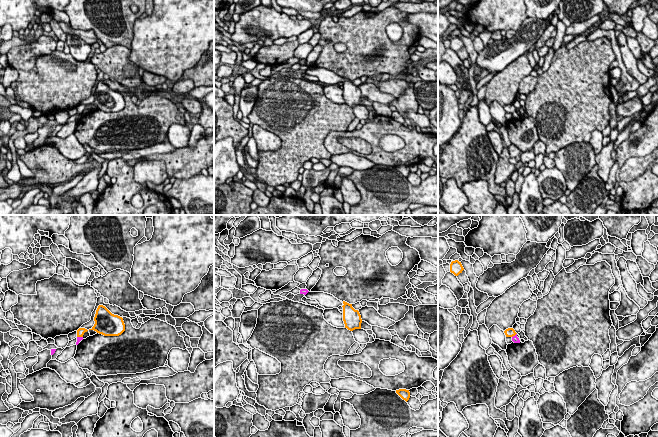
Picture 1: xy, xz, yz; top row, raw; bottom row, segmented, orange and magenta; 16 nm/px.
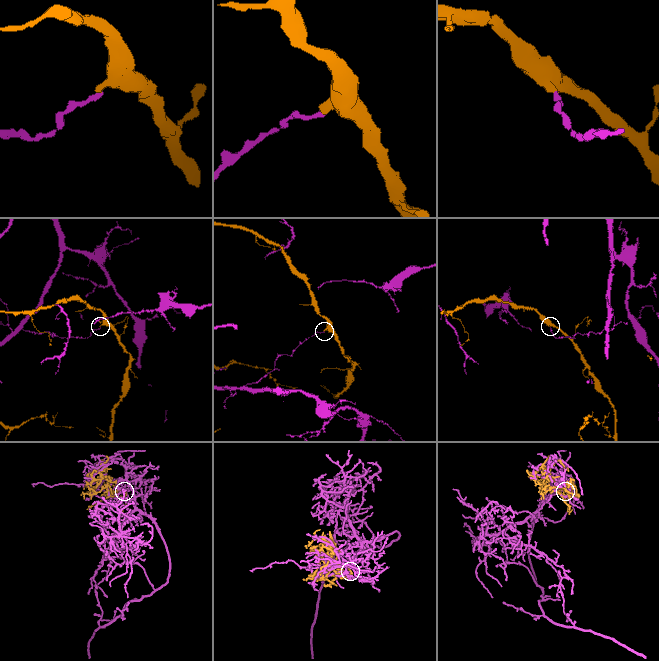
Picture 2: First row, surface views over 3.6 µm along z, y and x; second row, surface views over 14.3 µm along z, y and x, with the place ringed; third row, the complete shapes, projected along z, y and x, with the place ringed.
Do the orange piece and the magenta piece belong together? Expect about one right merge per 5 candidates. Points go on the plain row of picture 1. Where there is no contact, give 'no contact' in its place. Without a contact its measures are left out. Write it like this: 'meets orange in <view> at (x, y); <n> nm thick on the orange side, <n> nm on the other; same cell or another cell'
meets orange in xy at (80, 112); 130 nm thick on the orange side, 70 nm on the other; another cell

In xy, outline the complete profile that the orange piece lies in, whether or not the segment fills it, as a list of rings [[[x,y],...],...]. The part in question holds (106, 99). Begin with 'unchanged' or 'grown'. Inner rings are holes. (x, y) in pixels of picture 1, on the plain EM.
unchanged; [[[99,81],[94,93],[95,100],[89,106],[94,106],[104,112],[119,112],[125,107],[125,100],[123,94],[112,90],[105,82]]]

